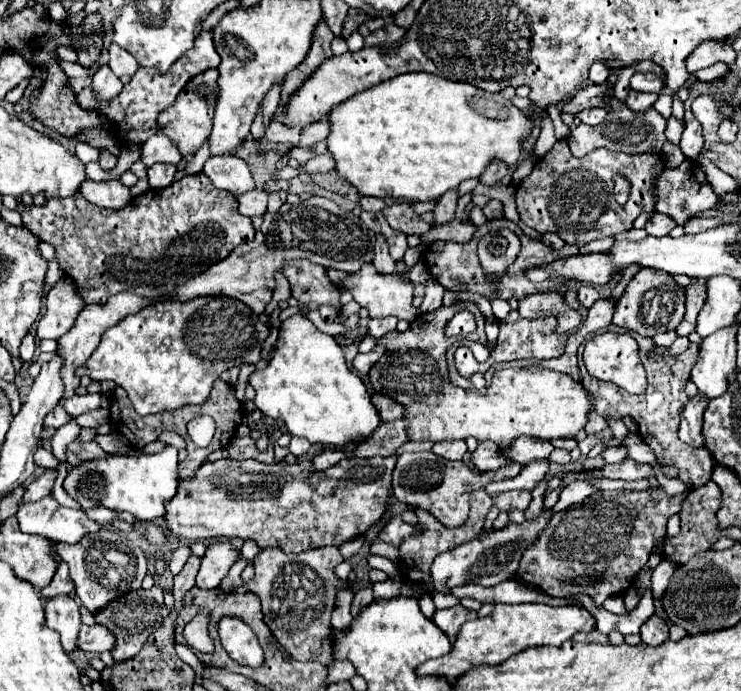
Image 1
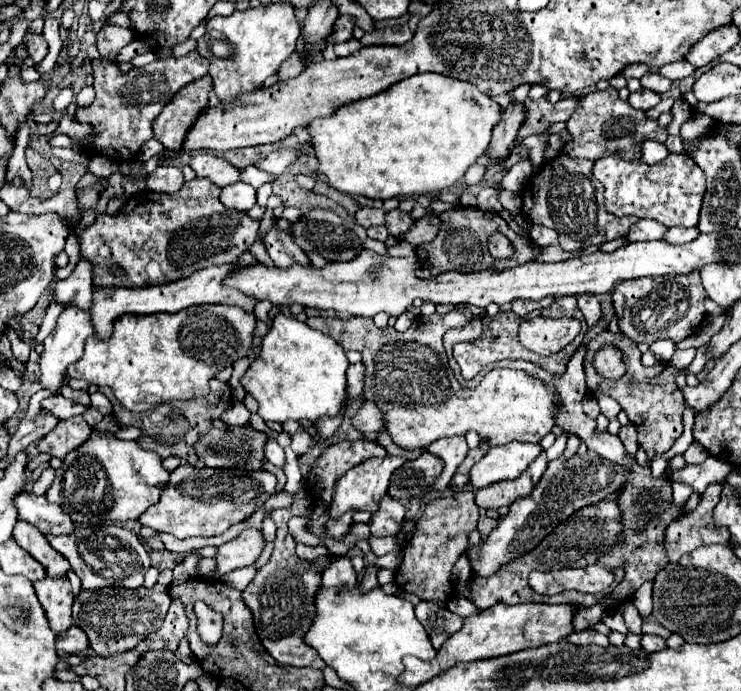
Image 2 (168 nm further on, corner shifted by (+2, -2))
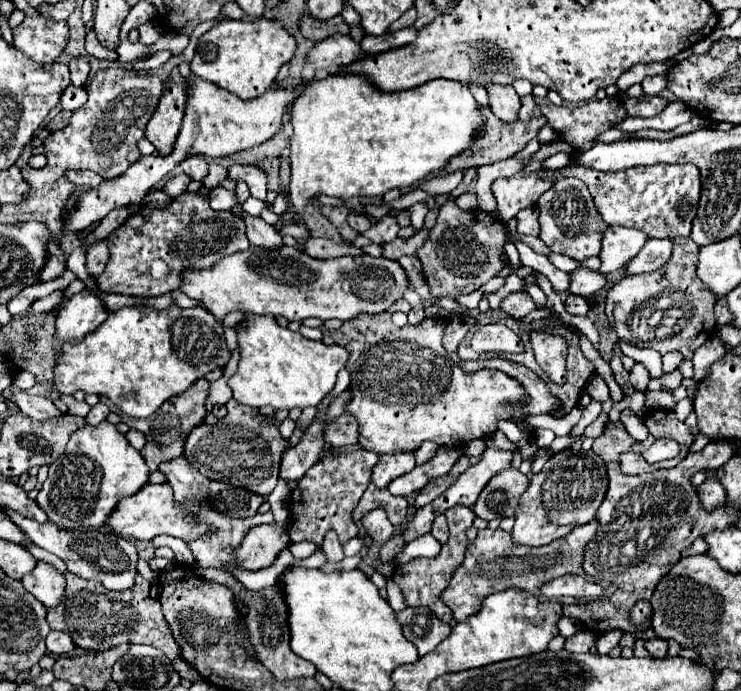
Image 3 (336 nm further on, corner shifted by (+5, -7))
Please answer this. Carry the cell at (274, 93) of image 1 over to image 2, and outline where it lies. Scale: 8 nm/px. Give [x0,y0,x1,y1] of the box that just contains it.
[278,51,304,81]

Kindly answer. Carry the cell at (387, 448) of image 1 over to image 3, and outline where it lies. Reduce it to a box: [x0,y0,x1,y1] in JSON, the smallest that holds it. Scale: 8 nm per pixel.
[289,448,379,546]

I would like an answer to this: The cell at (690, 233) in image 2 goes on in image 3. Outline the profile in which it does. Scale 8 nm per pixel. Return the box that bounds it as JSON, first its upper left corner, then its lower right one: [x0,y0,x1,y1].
[625,238,671,276]

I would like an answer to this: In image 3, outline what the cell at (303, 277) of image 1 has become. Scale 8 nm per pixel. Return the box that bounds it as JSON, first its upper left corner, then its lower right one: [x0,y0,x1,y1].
[241,212,283,248]

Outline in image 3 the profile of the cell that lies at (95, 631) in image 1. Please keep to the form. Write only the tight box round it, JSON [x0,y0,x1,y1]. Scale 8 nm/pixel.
[47,630,75,656]

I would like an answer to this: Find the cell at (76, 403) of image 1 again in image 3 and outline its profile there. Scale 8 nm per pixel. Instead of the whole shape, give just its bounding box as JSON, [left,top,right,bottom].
[3,386,61,420]

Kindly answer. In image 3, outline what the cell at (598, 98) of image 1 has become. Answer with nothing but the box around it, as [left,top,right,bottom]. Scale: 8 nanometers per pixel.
[445,96,545,172]

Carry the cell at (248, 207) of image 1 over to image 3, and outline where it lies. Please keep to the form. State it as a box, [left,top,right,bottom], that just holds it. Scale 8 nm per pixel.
[209,188,237,210]

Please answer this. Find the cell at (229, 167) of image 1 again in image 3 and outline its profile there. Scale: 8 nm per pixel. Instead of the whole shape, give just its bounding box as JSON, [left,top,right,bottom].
[181,156,207,180]

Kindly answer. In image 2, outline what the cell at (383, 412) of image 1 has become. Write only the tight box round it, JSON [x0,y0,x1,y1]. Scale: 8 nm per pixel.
[352,401,384,433]

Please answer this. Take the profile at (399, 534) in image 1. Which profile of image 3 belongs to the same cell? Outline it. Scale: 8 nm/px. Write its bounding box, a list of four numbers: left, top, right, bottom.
[363,508,393,542]

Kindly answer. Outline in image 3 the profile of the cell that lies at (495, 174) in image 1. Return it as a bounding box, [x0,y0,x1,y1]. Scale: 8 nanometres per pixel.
[487,84,521,122]

